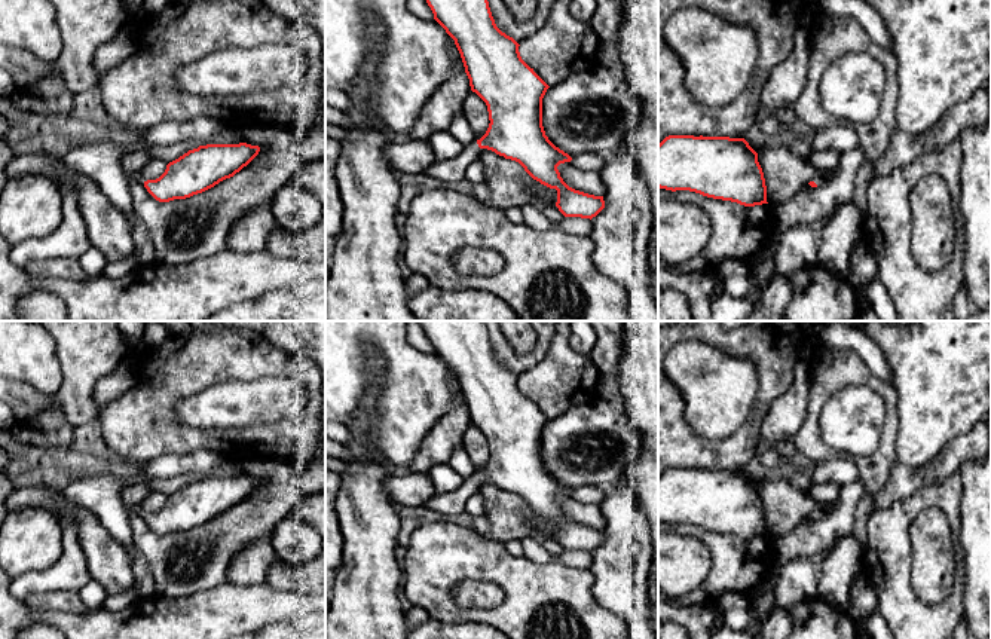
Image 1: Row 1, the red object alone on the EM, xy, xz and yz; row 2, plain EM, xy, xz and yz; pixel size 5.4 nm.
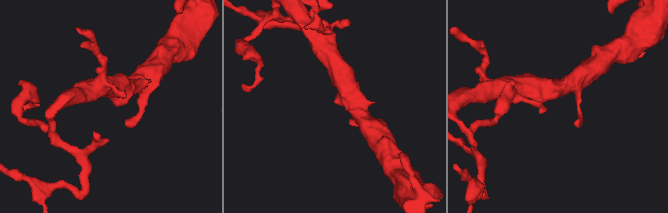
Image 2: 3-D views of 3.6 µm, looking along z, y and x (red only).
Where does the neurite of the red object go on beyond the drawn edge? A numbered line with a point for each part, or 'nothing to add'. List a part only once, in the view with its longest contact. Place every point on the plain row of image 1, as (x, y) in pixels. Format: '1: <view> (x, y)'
1: xz (453, 503)

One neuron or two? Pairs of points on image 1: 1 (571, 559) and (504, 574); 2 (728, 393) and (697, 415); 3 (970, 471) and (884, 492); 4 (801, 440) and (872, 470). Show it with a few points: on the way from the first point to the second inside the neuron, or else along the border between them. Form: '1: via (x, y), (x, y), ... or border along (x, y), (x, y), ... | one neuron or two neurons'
1: border along (556, 559), (566, 565), (587, 569) | two neurons
2: via (721, 396), (704, 412) | one neuron
3: border along (975, 458), (966, 459), (957, 473) | two neurons
4: via (820, 393), (866, 378), (890, 399), (890, 422) | one neuron

